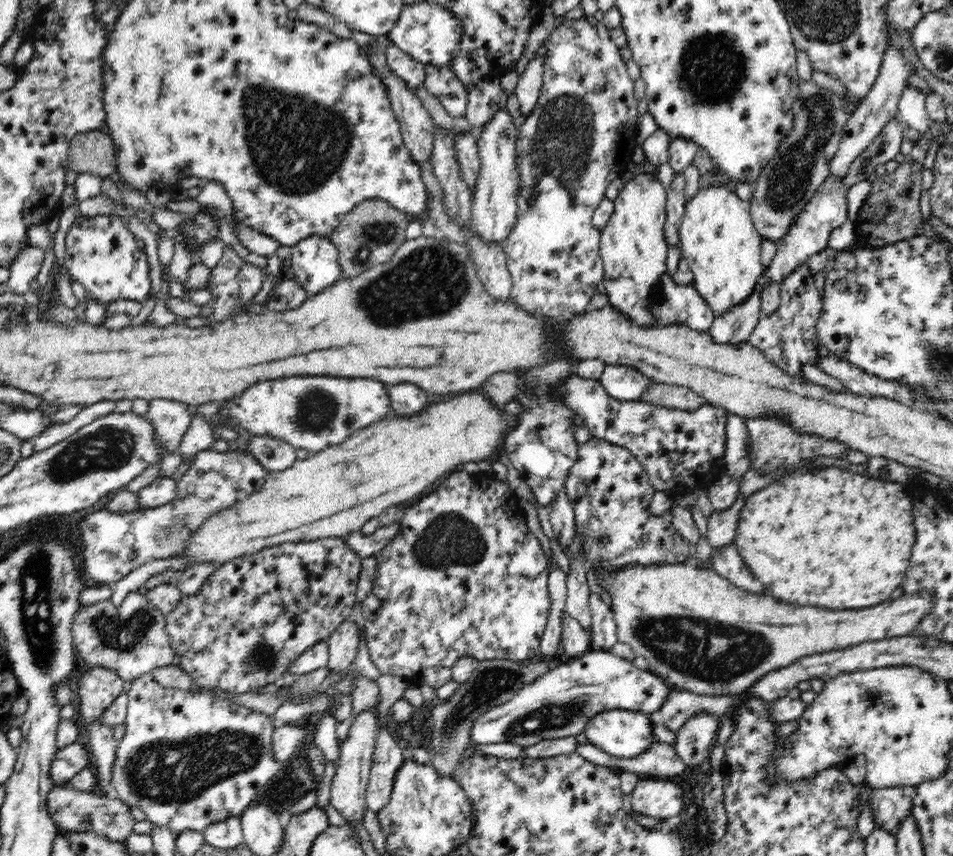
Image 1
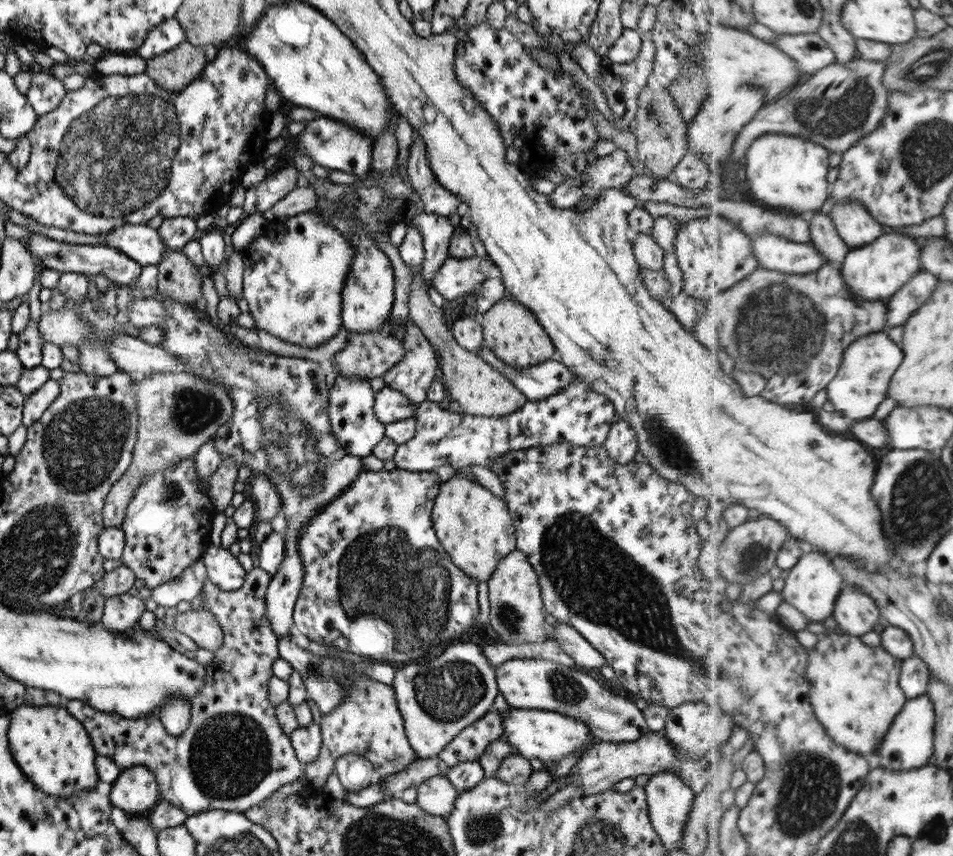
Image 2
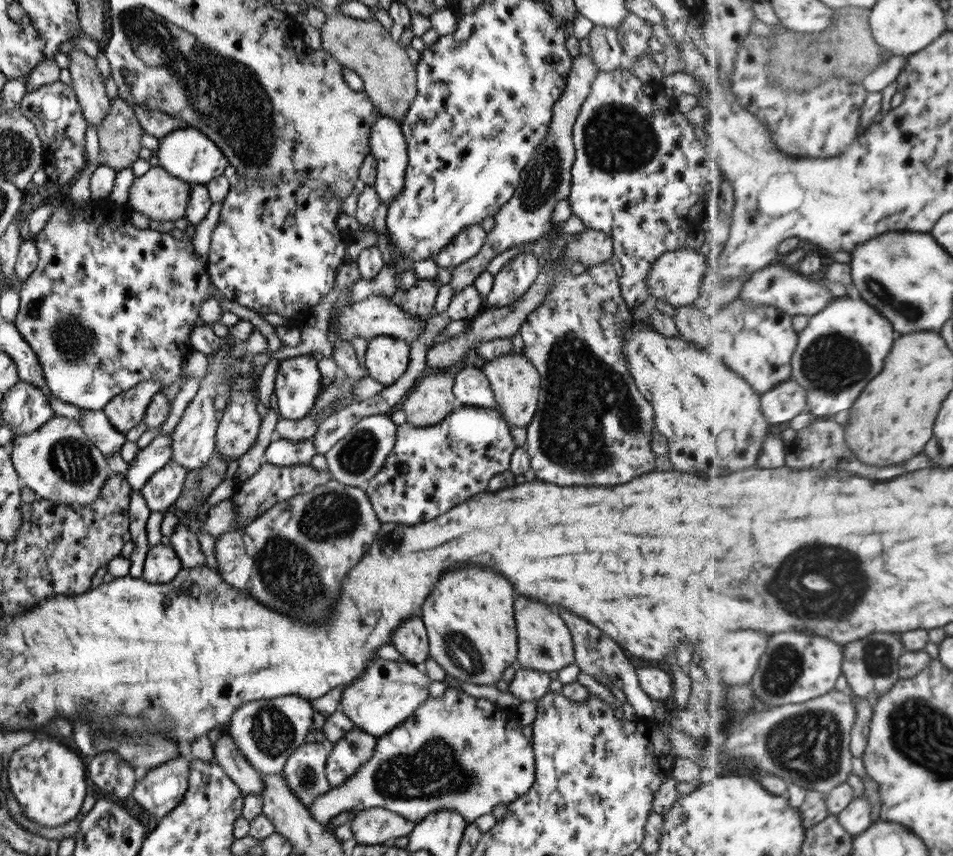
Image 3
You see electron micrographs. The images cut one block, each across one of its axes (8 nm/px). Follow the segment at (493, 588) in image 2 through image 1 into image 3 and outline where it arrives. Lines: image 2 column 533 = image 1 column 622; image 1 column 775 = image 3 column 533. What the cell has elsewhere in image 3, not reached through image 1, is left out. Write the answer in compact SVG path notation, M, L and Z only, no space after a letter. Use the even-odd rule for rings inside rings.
M518 598L514 602L514 610L516 610L514 614L518 628L516 662L520 668L548 673L559 671L575 662L572 634L558 614L554 614L550 608L530 598Z

